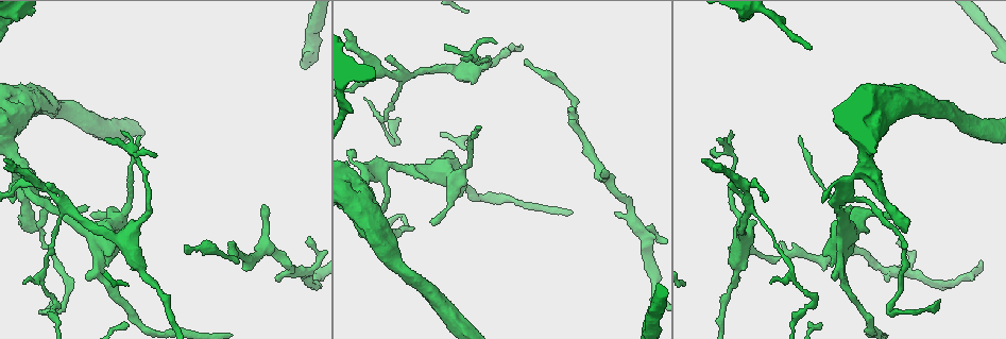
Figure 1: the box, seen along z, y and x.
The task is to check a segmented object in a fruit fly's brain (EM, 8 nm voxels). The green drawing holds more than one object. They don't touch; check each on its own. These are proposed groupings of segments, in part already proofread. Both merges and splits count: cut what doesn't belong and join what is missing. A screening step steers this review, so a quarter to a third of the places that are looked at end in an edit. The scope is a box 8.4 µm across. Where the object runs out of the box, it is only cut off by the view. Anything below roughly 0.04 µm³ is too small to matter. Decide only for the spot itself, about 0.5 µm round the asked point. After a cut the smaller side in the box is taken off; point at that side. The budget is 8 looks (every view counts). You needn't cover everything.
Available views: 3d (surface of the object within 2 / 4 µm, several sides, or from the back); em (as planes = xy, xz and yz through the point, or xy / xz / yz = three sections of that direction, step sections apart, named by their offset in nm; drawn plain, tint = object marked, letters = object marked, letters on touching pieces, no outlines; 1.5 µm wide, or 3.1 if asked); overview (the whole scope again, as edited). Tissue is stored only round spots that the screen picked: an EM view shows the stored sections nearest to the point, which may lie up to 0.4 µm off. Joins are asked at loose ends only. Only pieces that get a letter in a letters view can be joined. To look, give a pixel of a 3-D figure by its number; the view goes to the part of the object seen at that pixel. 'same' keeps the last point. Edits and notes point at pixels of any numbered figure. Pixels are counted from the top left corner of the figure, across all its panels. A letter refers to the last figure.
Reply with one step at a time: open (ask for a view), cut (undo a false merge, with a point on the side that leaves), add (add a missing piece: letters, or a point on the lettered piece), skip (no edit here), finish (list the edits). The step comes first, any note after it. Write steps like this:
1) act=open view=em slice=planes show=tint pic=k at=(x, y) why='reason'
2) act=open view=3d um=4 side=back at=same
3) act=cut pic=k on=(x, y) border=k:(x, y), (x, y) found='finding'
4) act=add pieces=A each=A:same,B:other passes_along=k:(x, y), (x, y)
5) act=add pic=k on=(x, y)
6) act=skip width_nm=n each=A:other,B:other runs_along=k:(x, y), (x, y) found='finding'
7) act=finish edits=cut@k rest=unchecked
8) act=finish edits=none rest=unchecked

act=open view=3d um=4 pic=1 at=(262, 205) why='an open end'

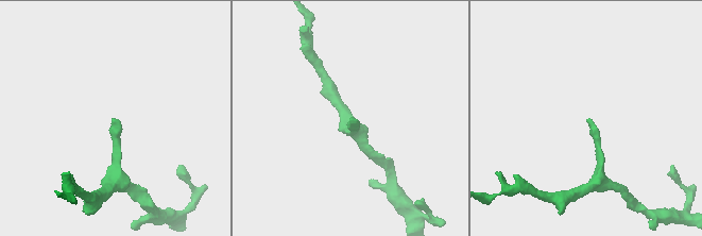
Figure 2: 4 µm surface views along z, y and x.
act=open view=em slice=yz step=8 show=tint pic=2 at=(353, 120)

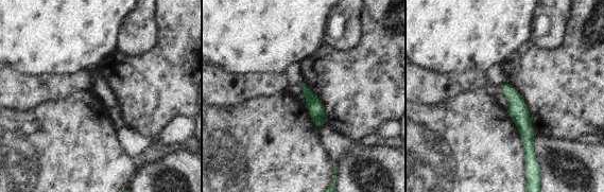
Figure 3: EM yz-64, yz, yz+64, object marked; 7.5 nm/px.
act=open view=em slice=planes show=letters at=same why='another direction'

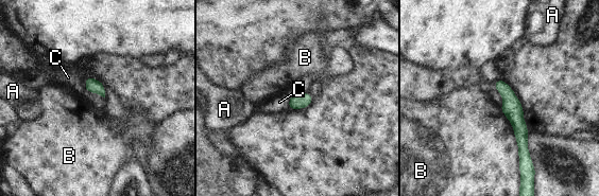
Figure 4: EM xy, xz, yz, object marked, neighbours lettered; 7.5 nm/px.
act=skip each=A:other,B:other,C:other runs_along=4:(499, 83), (519, 126), (524, 155) found='none of them fits'

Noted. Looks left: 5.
act=open view=3d um=4 pic=1 at=(526, 60) why='an open end'

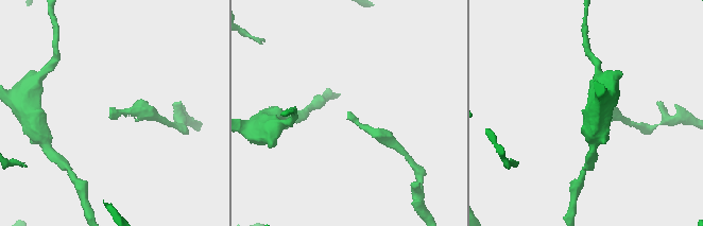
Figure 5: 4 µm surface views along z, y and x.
act=open view=em slice=planes show=tint pic=5 at=(110, 112)

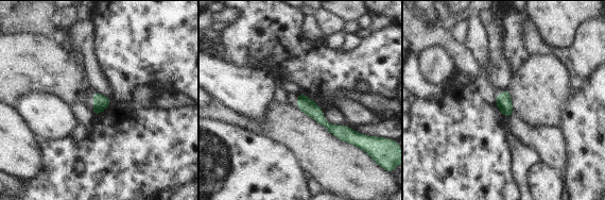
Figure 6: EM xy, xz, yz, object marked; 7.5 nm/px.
act=open view=em slice=planes show=letters at=same

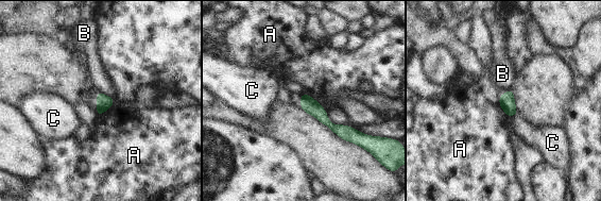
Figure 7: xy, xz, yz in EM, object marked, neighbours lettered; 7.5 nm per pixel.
act=skip each=A:other,B:other,C:other found='none of them fits'

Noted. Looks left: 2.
act=open view=em slice=planes show=letters pic=1 at=(51, 299) why='abrupt turn'

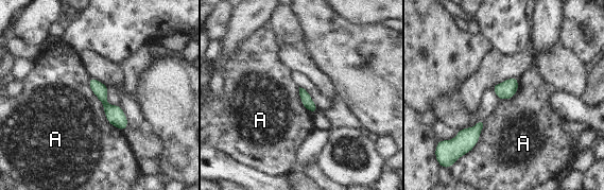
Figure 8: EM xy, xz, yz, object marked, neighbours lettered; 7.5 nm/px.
act=cut pic=8 on=(115, 115) each=A:other border=8:(103, 103), (106, 104) found='a second cell is stuck on'

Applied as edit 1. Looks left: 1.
act=finish edits=cut@8 rest=unchecked

